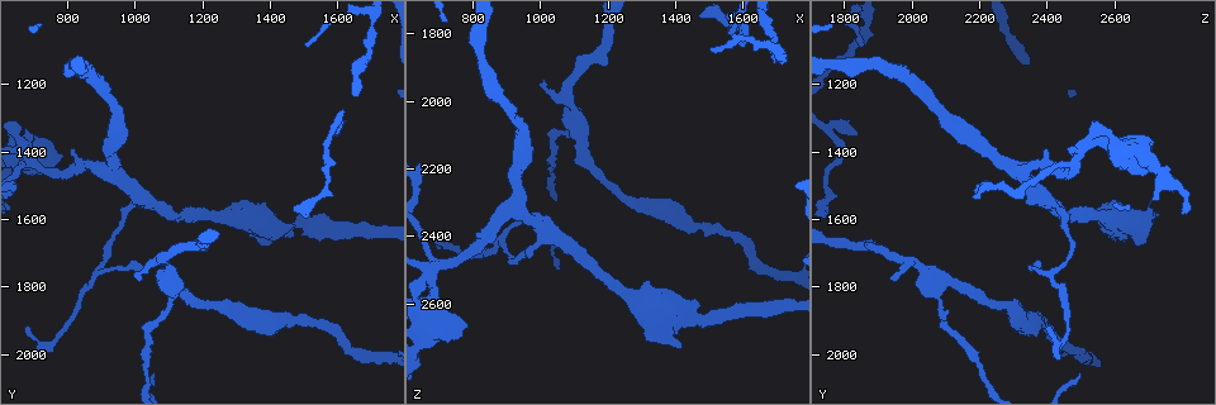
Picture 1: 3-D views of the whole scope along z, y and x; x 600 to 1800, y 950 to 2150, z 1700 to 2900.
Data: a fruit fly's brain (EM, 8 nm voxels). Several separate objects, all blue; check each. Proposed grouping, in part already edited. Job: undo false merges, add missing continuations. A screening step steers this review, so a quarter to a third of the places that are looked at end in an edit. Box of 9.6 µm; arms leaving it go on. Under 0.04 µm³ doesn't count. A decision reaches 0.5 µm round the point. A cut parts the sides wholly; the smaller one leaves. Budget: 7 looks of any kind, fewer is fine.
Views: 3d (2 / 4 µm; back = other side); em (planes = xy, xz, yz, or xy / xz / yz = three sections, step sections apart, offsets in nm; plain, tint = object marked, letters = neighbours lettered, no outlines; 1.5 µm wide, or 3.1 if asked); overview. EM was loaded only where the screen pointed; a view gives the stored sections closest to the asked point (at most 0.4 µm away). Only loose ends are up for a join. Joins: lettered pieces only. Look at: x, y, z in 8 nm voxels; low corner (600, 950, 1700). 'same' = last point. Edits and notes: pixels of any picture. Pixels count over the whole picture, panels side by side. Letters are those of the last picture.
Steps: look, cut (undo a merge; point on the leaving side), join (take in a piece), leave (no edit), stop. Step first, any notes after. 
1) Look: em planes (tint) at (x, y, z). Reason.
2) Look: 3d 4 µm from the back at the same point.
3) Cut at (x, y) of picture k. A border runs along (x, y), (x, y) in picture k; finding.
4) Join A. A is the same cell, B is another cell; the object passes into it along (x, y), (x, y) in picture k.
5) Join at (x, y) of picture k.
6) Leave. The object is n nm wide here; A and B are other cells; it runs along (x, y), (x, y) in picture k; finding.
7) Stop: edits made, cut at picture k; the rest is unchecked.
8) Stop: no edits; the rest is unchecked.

Look: 3d 4 µm at (1480, 1620, 2640). Thin neck.

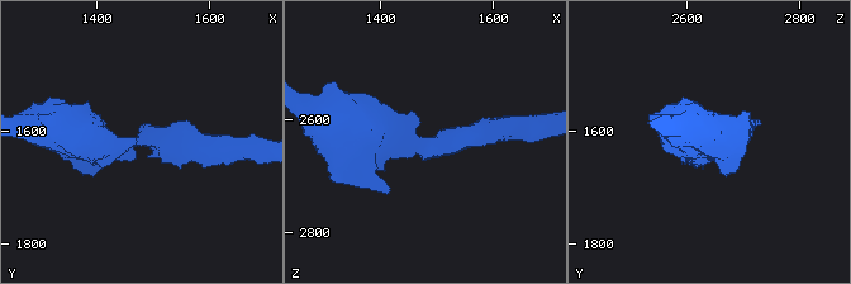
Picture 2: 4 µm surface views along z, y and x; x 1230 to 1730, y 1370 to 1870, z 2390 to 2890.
Look: em planes (letters) at (1470, 1620, 2650). The arms are 380, 650 nm wide.

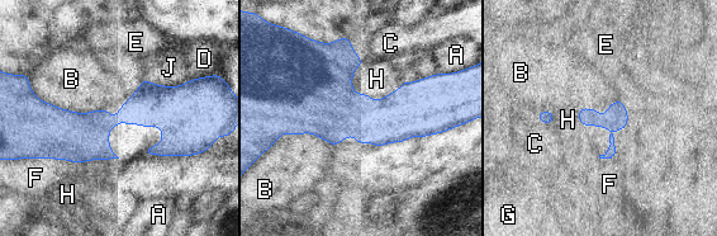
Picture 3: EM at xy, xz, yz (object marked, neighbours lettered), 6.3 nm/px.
Leave. The longest contact is with B, 700 nm; A, B, C, D, E, F, G, H and J are other cells; it runs along (42, 113), (174, 114), (194, 126) in picture 3; one neuron here.

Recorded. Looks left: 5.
Look: 3d 4 µm at (1420, 1910, 2360). Calibre changes.

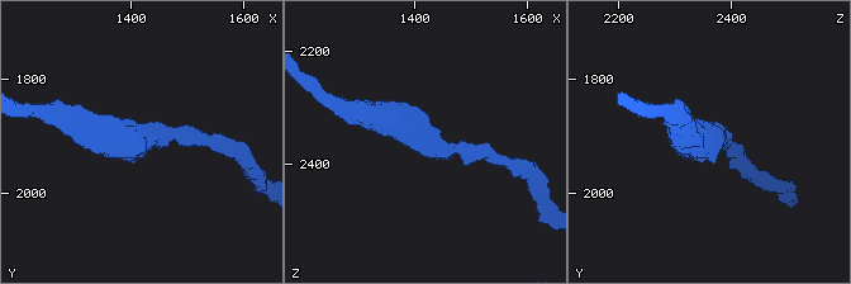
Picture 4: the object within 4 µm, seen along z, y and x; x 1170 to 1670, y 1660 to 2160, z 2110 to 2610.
Look: em 3.1 µm planes (letters) at (1425, 1900, 2365).

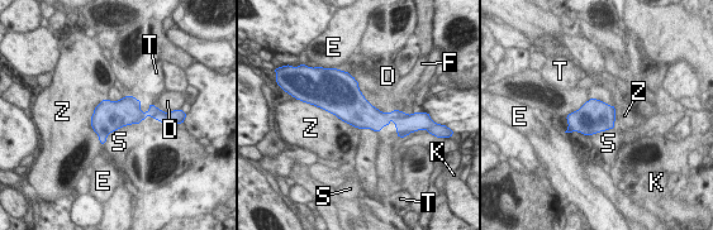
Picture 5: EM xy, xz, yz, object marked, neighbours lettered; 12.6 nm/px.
Leave. The longest contact is with Z, 600 nm; D, E, F, K, S, T and Z are other cells; all the same neuron.

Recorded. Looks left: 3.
Look: em planes (letters) at (690, 2020, 2450). Tapers out.

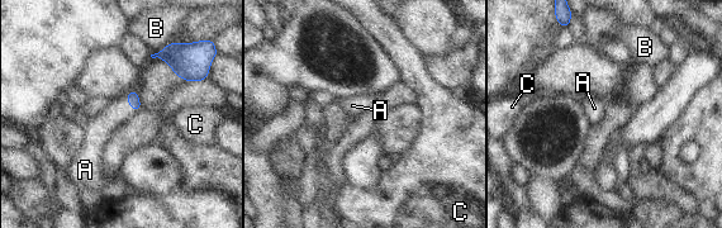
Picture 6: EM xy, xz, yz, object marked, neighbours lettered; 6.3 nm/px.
Join A. A is the same cell, B and C are other cells; the object passes into it along (132, 96), (129, 104), (99, 128) in picture 6; the neuron continues.

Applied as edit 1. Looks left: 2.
Stop: edits made, join at picture 6; the rest is unchecked.

